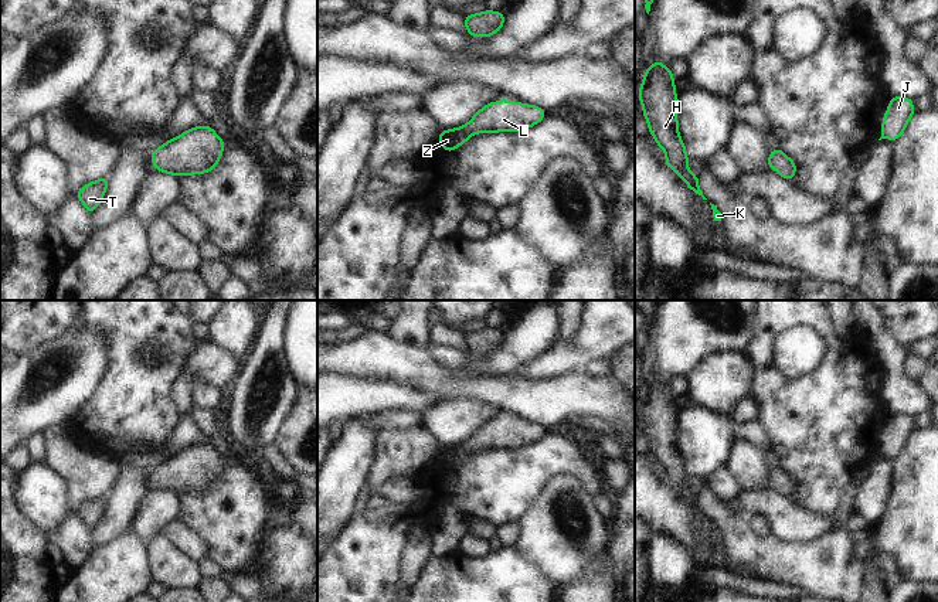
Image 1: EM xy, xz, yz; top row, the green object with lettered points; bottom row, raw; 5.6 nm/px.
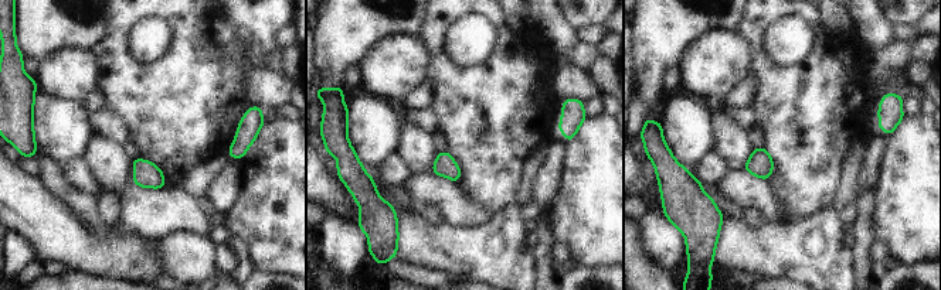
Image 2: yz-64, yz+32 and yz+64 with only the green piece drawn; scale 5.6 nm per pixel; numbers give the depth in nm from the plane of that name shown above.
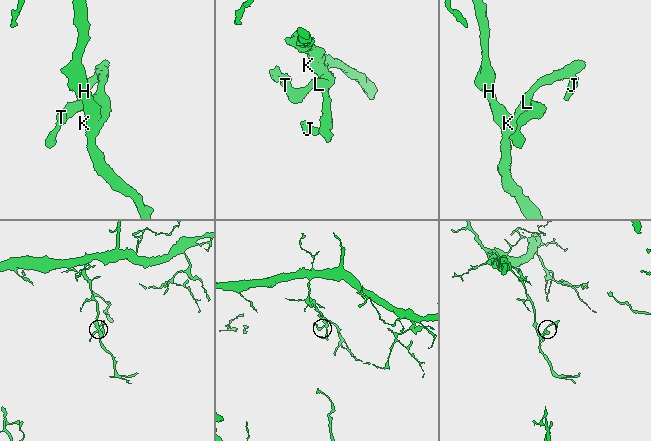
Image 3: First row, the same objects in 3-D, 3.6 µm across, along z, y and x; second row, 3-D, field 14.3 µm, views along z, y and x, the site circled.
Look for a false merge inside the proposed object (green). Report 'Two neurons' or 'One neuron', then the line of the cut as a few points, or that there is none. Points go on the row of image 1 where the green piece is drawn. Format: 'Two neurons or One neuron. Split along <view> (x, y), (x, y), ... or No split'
One neuron. No split.

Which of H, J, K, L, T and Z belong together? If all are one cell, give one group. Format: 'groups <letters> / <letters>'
groups H J K L T Z

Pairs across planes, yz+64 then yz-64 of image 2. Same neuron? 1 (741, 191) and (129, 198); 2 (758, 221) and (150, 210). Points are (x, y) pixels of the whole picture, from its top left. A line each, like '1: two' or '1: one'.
1: one
2: two

